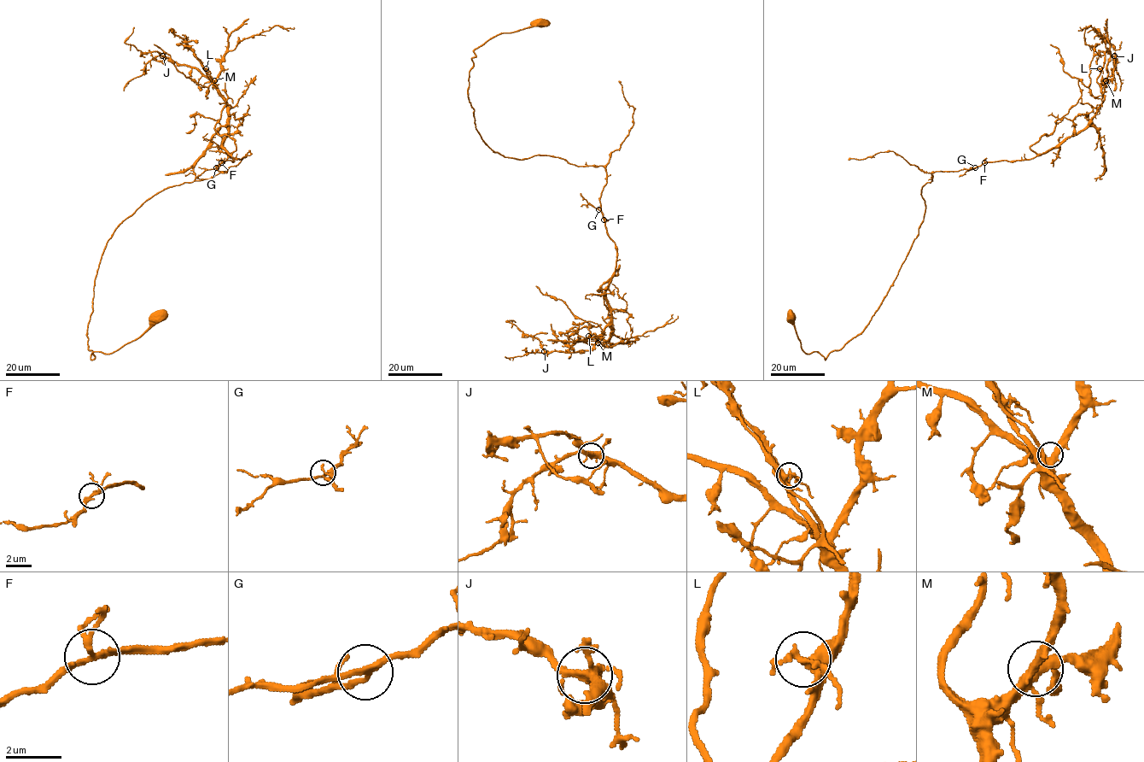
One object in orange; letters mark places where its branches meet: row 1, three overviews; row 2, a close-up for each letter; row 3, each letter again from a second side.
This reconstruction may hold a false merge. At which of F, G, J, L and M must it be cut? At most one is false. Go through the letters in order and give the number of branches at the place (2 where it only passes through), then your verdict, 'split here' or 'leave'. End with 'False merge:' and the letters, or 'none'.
F: 4 | leave
G: 3 | leave
J: 6 | leave
L: 4 | leave
M: 4 | leave
False merge: none

